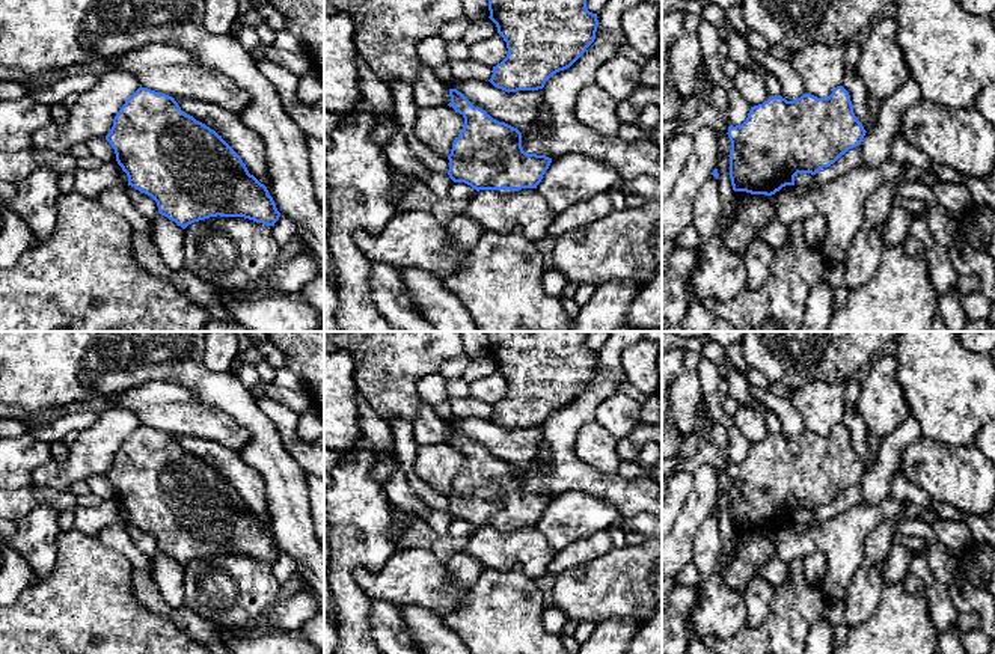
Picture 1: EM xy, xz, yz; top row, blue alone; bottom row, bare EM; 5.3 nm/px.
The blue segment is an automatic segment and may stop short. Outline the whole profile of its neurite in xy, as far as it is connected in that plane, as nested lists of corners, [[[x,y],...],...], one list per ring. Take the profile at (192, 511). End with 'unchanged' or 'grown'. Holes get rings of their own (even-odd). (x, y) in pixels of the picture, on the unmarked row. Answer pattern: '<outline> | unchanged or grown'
[[[139,425],[121,445],[113,464],[106,473],[116,491],[116,499],[128,514],[128,523],[151,533],[158,550],[185,567],[188,562],[210,555],[244,555],[256,561],[273,564],[280,550],[267,524],[249,511],[241,494],[205,461],[185,452],[175,435]]] | unchanged

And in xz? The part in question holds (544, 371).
[[[485,332],[490,357],[507,380],[507,395],[488,417],[505,429],[538,428],[556,410],[570,405],[594,380],[597,351],[586,347],[589,332]]] | unchanged

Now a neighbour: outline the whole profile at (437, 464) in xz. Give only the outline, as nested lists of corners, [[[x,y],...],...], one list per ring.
[[[449,443],[425,445],[418,448],[415,460],[416,476],[434,491],[448,494],[454,478],[463,469],[464,455]]]

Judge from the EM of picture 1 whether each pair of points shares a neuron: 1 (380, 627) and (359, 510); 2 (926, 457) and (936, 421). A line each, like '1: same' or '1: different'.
1: different
2: different

